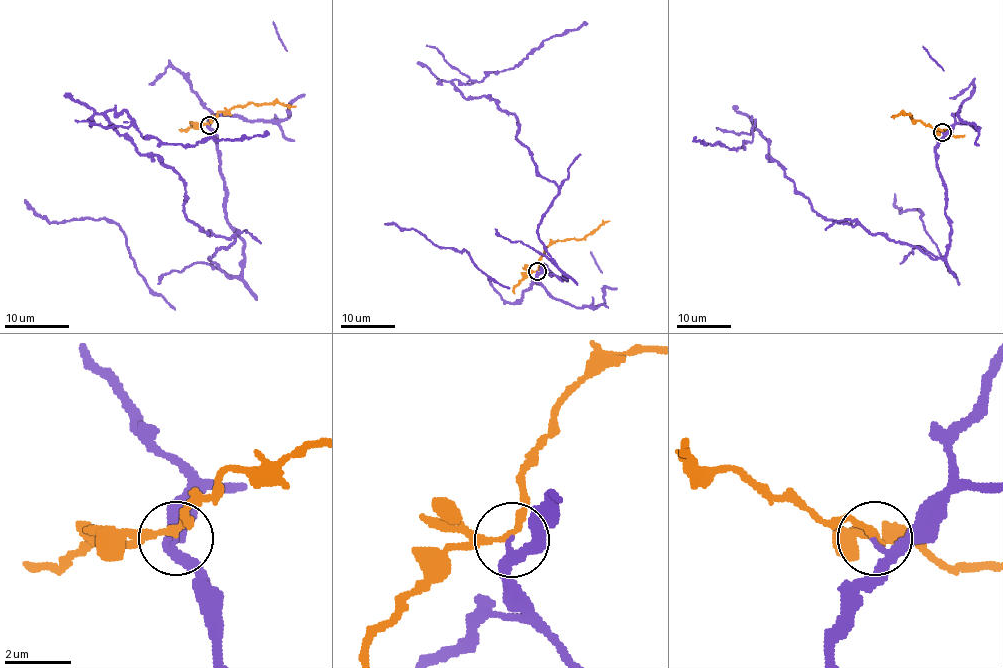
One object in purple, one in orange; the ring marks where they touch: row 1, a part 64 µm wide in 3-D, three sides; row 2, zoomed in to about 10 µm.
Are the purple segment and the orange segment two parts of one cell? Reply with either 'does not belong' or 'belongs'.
does not belong

